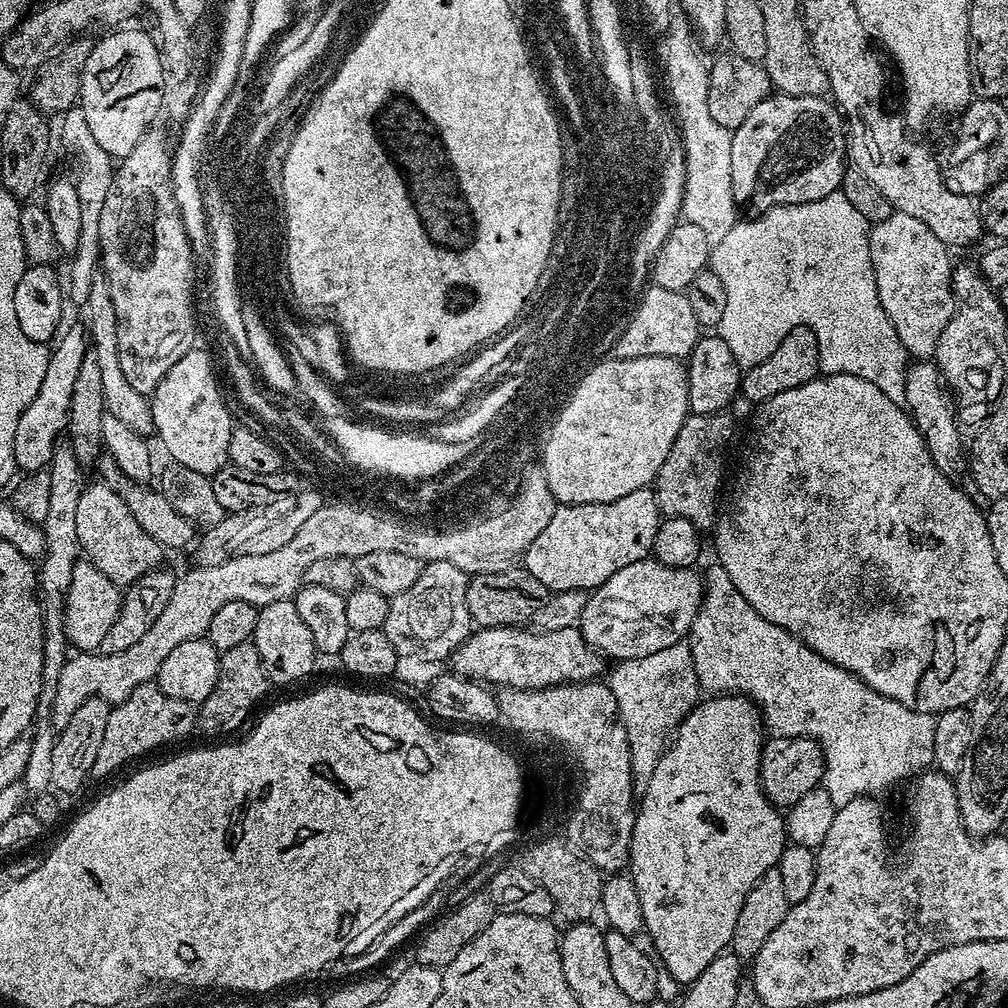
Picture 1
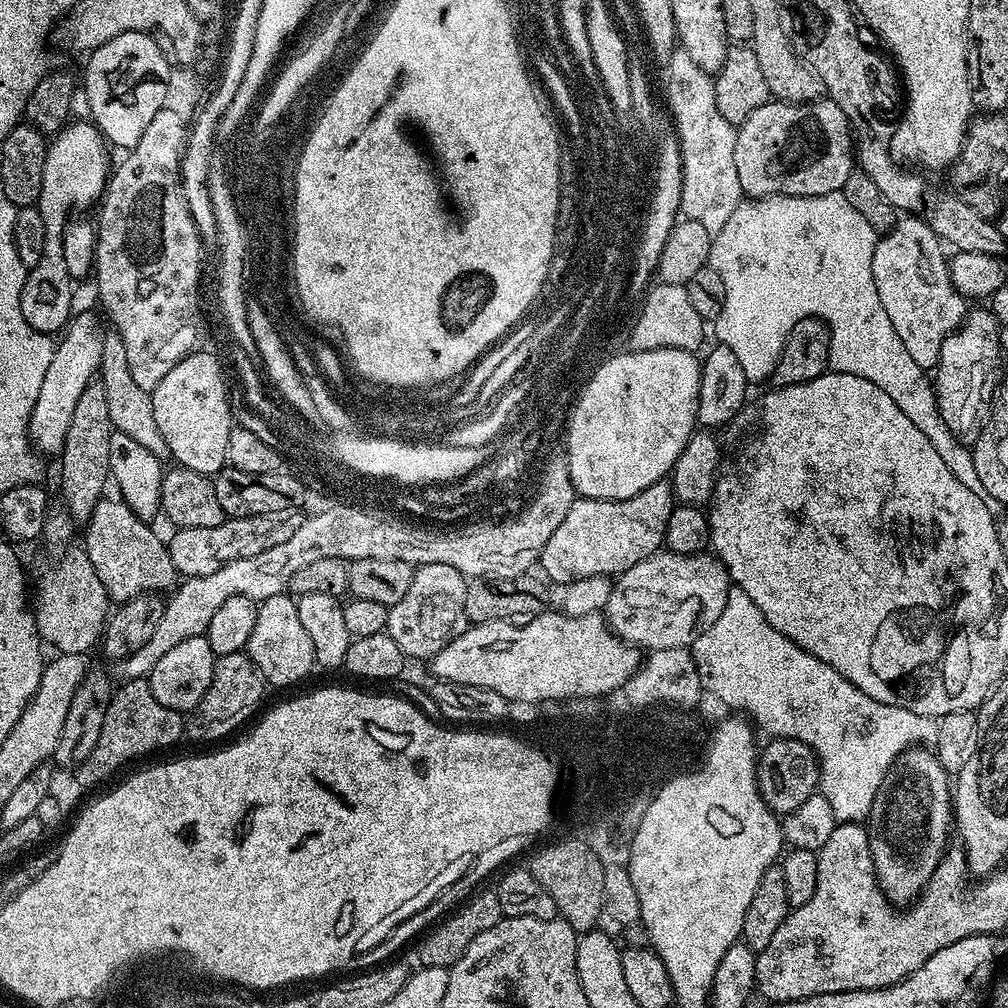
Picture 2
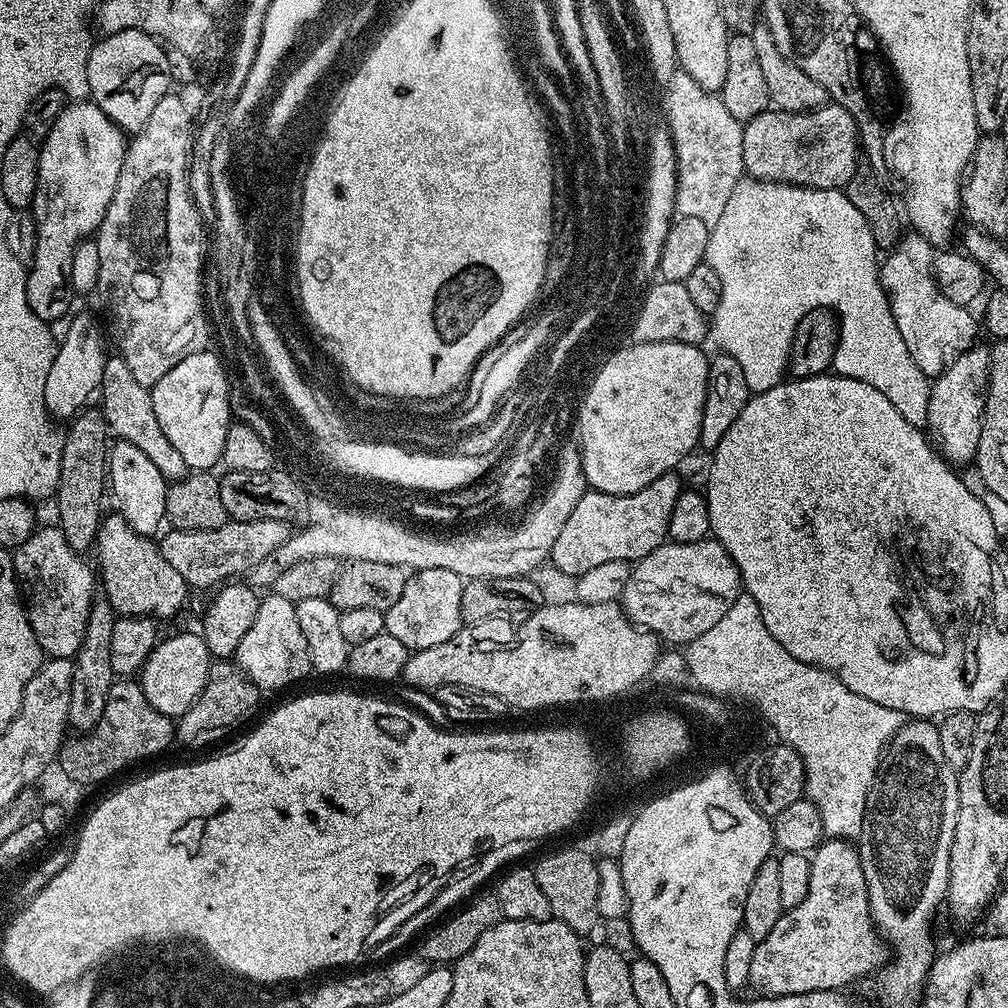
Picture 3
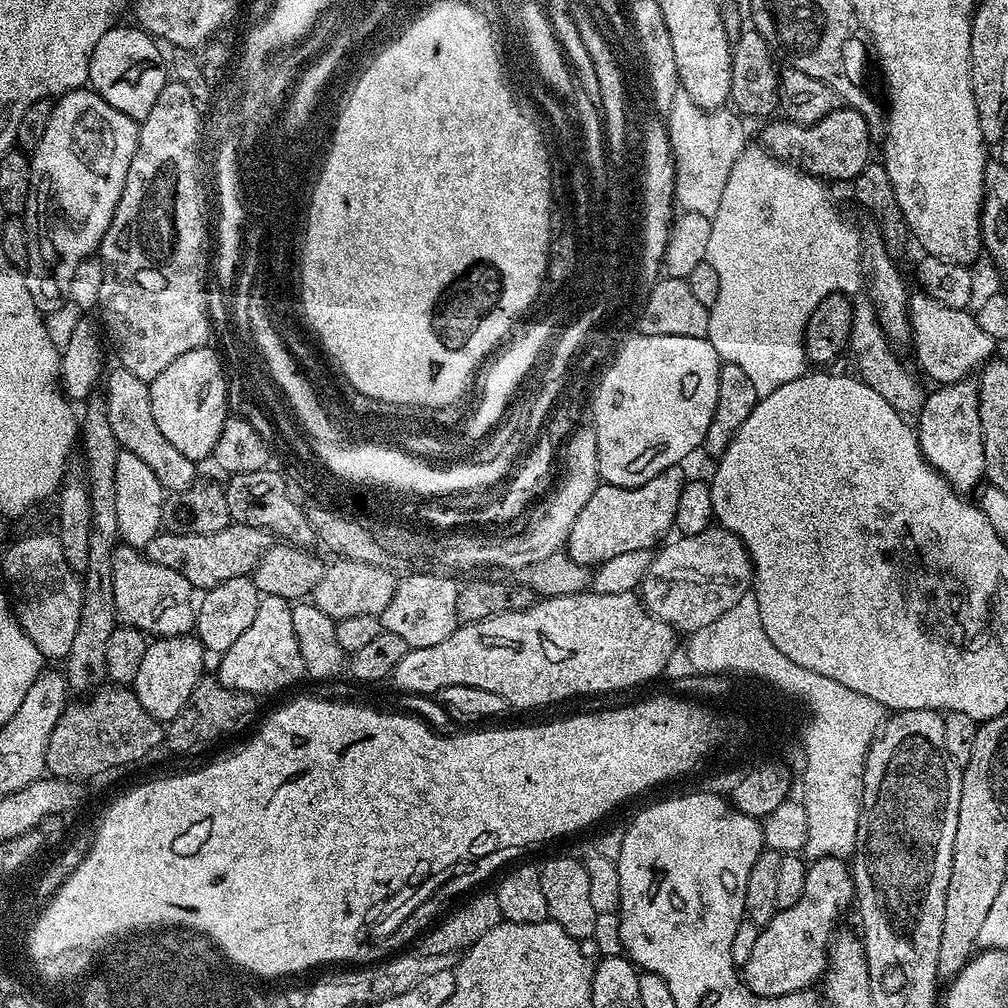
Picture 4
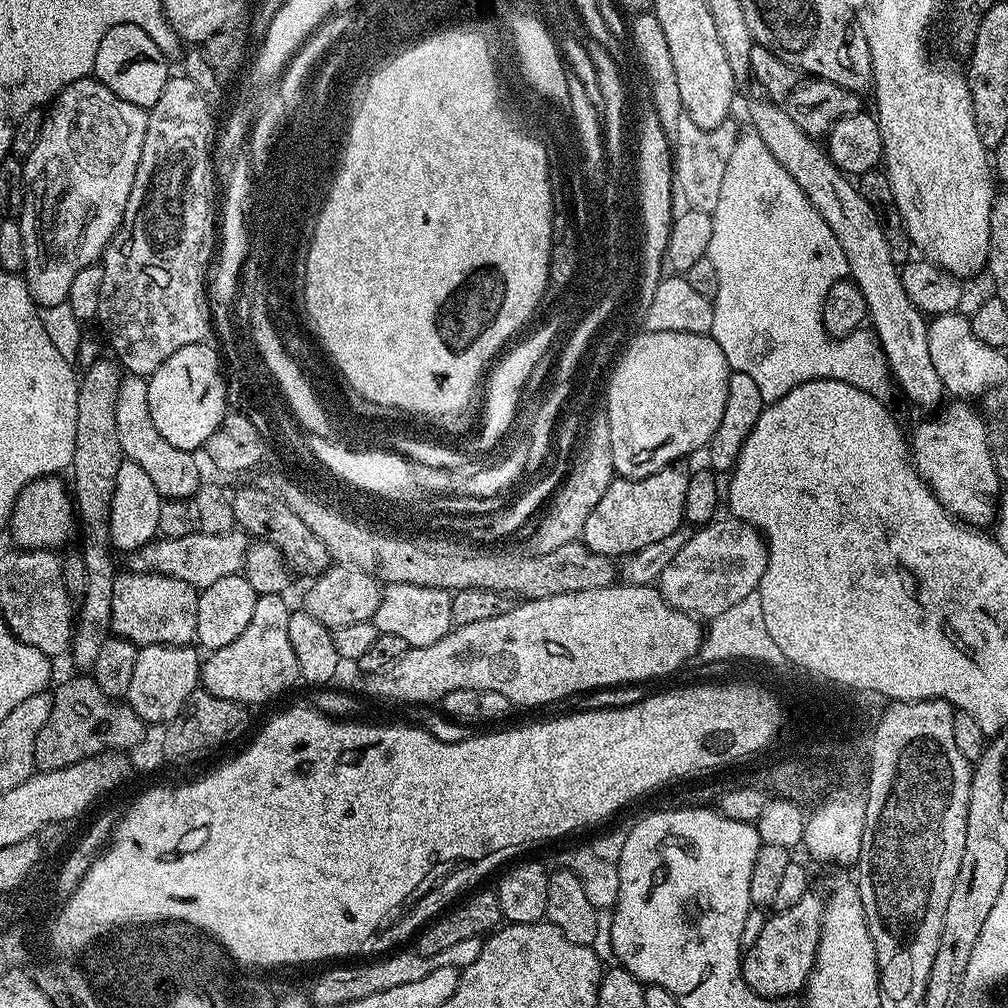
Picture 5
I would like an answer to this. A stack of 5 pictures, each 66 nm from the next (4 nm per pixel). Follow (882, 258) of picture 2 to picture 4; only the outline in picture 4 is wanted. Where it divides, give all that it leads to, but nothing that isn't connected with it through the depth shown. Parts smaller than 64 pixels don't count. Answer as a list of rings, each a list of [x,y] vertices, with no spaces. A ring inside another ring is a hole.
[[[916,290],[909,295],[908,317],[912,323],[910,348],[916,351],[916,360],[921,368],[919,371],[925,377],[928,375],[933,385],[953,384],[965,379],[972,374],[968,372],[975,373],[993,359],[995,352],[992,351],[998,348],[997,341],[992,340],[982,326],[978,326],[971,311],[942,306],[942,302],[930,298],[925,292]]]

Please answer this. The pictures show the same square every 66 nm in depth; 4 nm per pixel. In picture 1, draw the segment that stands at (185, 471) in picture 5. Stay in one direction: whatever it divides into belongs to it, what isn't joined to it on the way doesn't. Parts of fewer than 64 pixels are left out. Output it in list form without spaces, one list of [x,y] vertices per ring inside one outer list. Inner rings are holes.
[[[95,279],[90,295],[92,299],[86,307],[86,313],[89,316],[86,330],[90,335],[94,355],[102,373],[102,394],[104,395],[104,407],[107,415],[121,419],[126,426],[130,426],[130,430],[134,430],[138,435],[145,438],[151,437],[156,431],[152,402],[149,397],[143,396],[138,390],[134,390],[134,386],[130,386],[126,373],[122,371],[120,343],[118,342],[118,314],[114,308],[114,298],[107,279]]]

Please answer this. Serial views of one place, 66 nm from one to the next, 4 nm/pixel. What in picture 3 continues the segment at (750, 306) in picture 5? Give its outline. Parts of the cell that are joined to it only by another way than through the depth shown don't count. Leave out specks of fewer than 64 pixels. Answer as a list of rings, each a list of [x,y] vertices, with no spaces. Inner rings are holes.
[[[741,178],[734,186],[734,190],[726,203],[726,210],[722,213],[716,225],[710,228],[706,242],[704,263],[714,266],[719,280],[722,282],[722,302],[718,302],[718,310],[711,313],[710,328],[714,333],[714,340],[720,343],[719,351],[725,356],[734,358],[738,366],[742,366],[742,374],[746,374],[746,386],[749,393],[765,392],[785,379],[789,371],[788,356],[792,352],[792,339],[796,333],[798,322],[808,312],[825,306],[832,309],[836,319],[840,321],[840,337],[836,353],[832,359],[832,368],[838,376],[854,378],[866,382],[866,386],[874,386],[878,394],[886,394],[887,400],[898,409],[898,414],[910,422],[910,426],[924,430],[928,426],[928,411],[930,410],[930,377],[918,370],[914,358],[910,358],[910,350],[906,350],[906,342],[902,342],[902,334],[898,334],[898,326],[894,322],[894,314],[888,305],[888,293],[880,286],[878,275],[878,249],[875,244],[873,225],[862,216],[862,211],[850,202],[844,190],[839,188],[803,188],[797,184],[786,184],[778,180],[754,180]]]

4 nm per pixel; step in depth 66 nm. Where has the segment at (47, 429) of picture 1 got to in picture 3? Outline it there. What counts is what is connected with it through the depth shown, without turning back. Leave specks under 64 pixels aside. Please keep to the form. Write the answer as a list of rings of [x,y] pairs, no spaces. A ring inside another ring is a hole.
[[[85,310],[73,315],[66,340],[58,344],[54,366],[50,366],[50,374],[46,374],[44,401],[48,407],[49,417],[57,421],[71,421],[76,413],[91,401],[88,400],[91,396],[93,399],[102,382],[102,370],[106,370],[106,362],[110,355],[109,349],[104,349],[106,332],[101,321],[99,324],[90,313],[91,311]]]

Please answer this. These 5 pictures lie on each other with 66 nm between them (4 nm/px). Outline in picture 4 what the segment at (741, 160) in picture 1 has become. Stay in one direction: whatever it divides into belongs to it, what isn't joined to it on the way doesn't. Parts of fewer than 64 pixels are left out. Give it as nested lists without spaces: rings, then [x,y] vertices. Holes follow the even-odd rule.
[[[837,106],[813,124],[795,124],[787,118],[773,119],[761,134],[759,143],[773,156],[825,181],[846,180],[852,182],[856,175],[869,164],[872,155],[872,136],[870,125],[858,110],[847,106]]]

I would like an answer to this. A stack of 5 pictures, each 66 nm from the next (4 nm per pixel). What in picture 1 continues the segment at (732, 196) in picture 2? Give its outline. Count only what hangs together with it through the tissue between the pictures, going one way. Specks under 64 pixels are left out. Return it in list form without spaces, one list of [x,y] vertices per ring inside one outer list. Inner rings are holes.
[[[673,11],[665,28],[668,29],[664,32],[664,76],[668,79],[668,92],[672,95],[673,106],[676,107],[674,116],[684,143],[686,160],[680,214],[685,223],[701,227],[705,231],[706,240],[716,247],[718,242],[726,238],[738,219],[738,205],[733,198],[730,177],[732,132],[724,126],[718,126],[718,122],[710,118],[710,105],[706,103],[709,65],[706,60],[704,64],[703,58],[696,53],[694,29],[688,17],[683,11]]]

